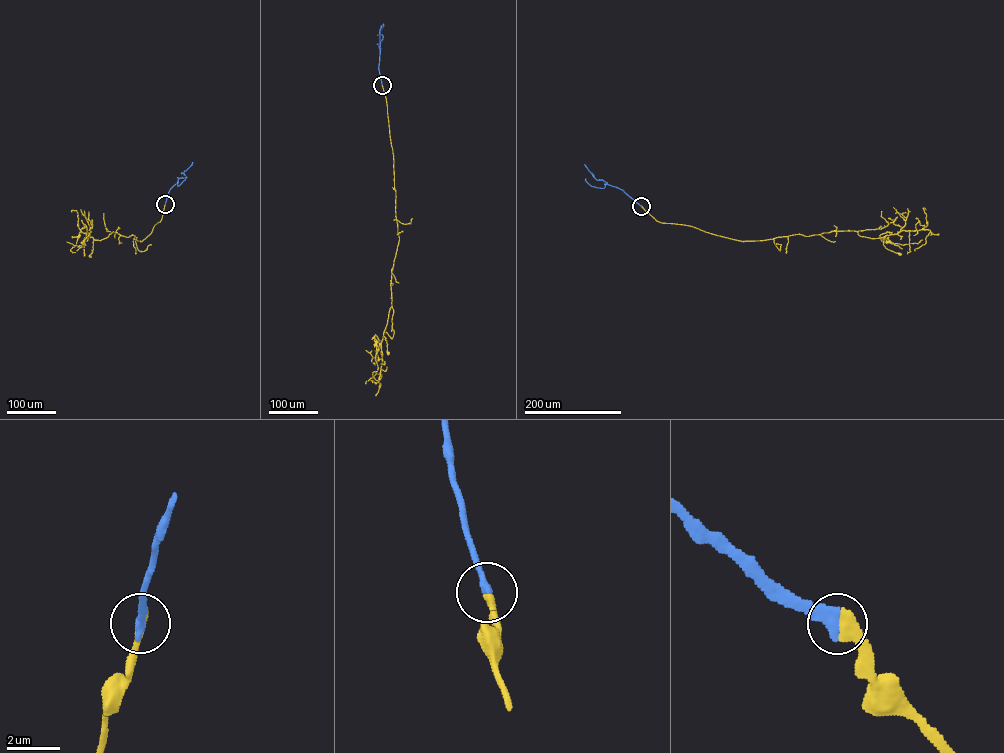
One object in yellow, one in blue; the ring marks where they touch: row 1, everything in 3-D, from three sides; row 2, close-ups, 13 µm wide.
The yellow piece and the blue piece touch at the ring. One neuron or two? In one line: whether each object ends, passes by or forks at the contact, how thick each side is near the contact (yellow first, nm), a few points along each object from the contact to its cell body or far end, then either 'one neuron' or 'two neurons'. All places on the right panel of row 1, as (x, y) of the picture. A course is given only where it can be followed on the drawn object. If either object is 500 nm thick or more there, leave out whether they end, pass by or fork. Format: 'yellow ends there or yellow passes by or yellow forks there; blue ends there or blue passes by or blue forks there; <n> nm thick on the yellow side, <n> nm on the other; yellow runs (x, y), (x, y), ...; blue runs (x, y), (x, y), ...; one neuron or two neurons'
yellow ends there; blue ends there; 440 nm thick on the yellow side, 420 nm on the other; yellow runs (641, 206), (661, 222), (688, 225), (742, 241), (856, 231), (872, 238), (885, 236), (885, 247), (900, 253); blue runs (641, 206), (621, 189), (596, 179), (584, 164); one neuron

